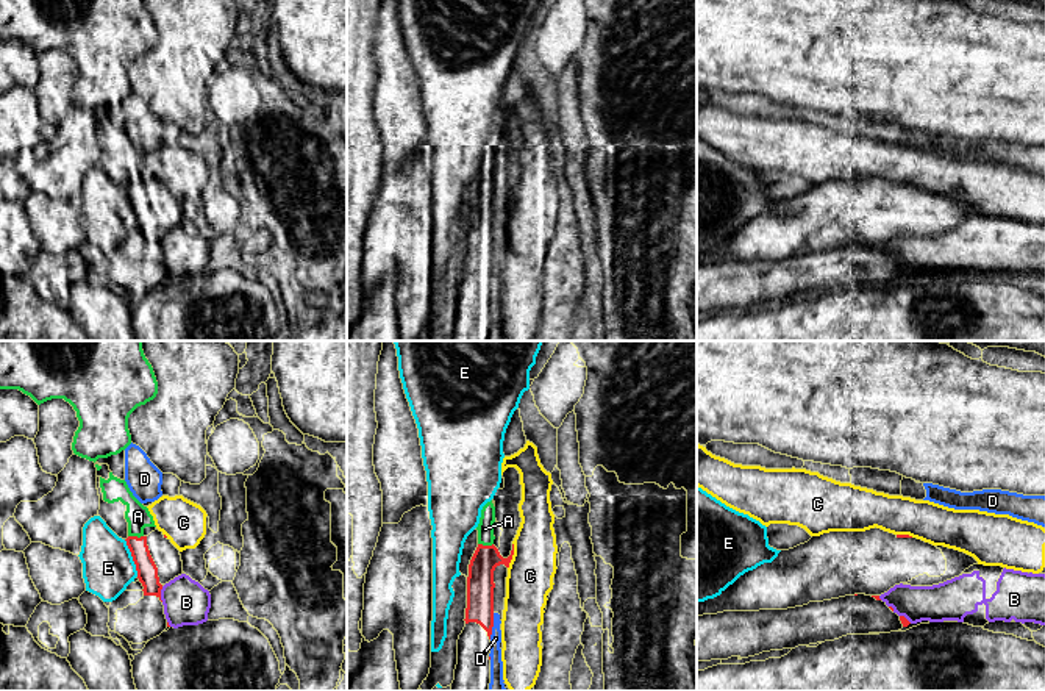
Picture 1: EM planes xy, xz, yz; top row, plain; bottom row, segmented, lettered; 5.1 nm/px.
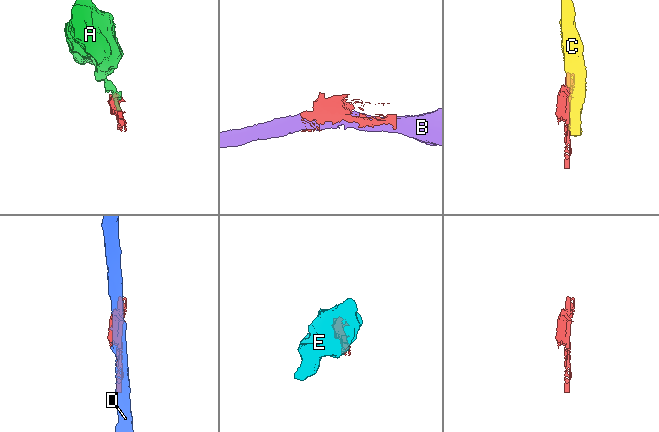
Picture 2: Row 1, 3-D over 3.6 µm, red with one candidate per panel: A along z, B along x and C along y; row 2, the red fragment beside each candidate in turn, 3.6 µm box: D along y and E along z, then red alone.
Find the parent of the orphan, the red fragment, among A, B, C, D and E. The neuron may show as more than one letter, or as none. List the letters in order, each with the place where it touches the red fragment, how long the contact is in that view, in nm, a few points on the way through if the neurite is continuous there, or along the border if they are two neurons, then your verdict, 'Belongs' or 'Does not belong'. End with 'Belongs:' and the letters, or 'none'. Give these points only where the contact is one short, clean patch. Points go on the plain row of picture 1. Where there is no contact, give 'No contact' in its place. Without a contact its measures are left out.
A: Touches red at xy (136, 186). Shared border 80 nm. Boundary: xy (128, 185), (142, 186). Does not belong
B: Touches red at xy (160, 244). Shared border 80 nm. Does not belong
C: Touches red at xz (513, 204). Shared border 140 nm. Boundary: xz (513, 193), (513, 208), (508, 218). Does not belong
D: Touches red at xz (492, 275). Shared border 140 nm. Does not belong
E: Touches red at xy (133, 208). Shared border 200 nm. Does not belong
Belongs: none

